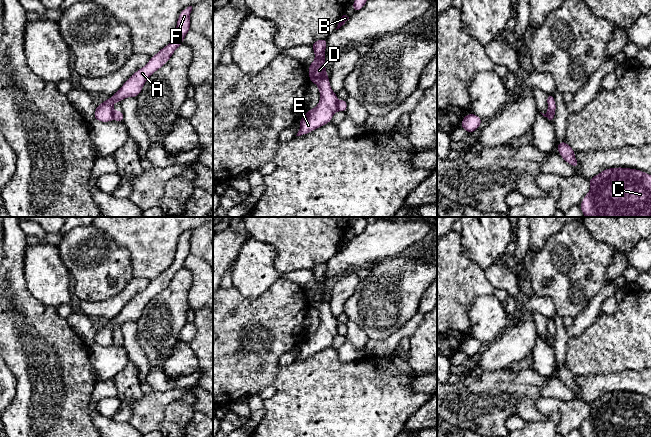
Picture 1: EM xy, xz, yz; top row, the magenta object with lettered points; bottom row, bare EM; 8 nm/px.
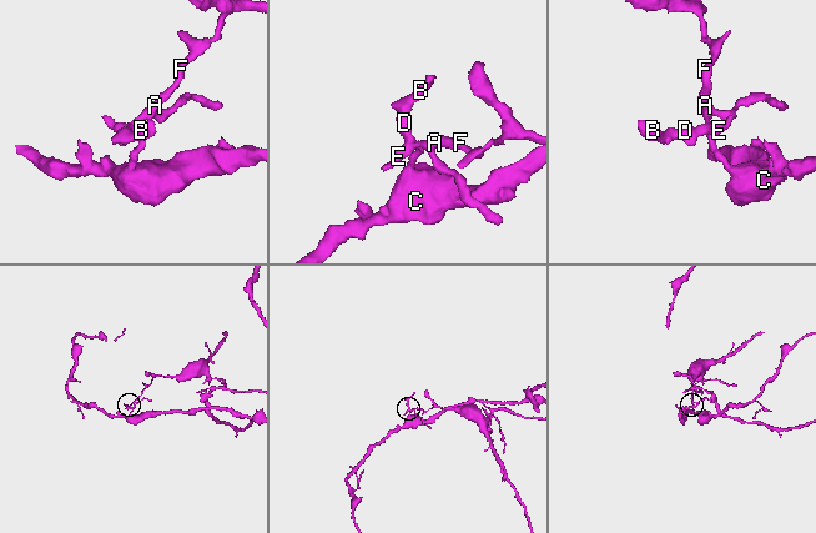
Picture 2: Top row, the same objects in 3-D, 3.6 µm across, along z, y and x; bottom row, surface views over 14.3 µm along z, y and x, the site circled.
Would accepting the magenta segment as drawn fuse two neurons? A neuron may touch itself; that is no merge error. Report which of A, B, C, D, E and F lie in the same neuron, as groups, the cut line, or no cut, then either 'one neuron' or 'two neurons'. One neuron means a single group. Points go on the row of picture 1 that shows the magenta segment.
A B D E F / C | xy (114, 111), (112, 118) | two neurons

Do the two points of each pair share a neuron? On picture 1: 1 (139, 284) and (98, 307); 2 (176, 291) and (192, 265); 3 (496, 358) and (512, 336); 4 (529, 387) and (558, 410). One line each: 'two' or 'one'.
1: one
2: two
3: one
4: two

